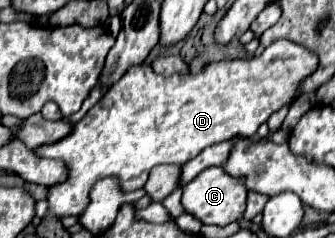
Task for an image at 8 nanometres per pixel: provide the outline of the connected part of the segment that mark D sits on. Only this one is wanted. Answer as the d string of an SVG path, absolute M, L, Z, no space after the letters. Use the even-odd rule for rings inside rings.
M279 40L265 48L261 56L247 56L235 60L213 62L197 74L187 76L159 76L151 66L139 64L127 70L127 74L115 82L105 96L83 116L81 122L73 124L71 134L53 142L51 146L39 146L33 152L41 158L57 158L67 166L67 180L61 184L47 186L47 206L59 220L65 216L79 216L89 206L91 188L107 176L119 178L119 186L125 192L133 192L145 186L151 168L159 164L185 164L195 158L207 146L233 138L233 136L255 136L259 124L267 122L271 112L279 110L283 104L293 102L297 96L299 82L317 68L317 56L307 48L293 44L289 40Z

